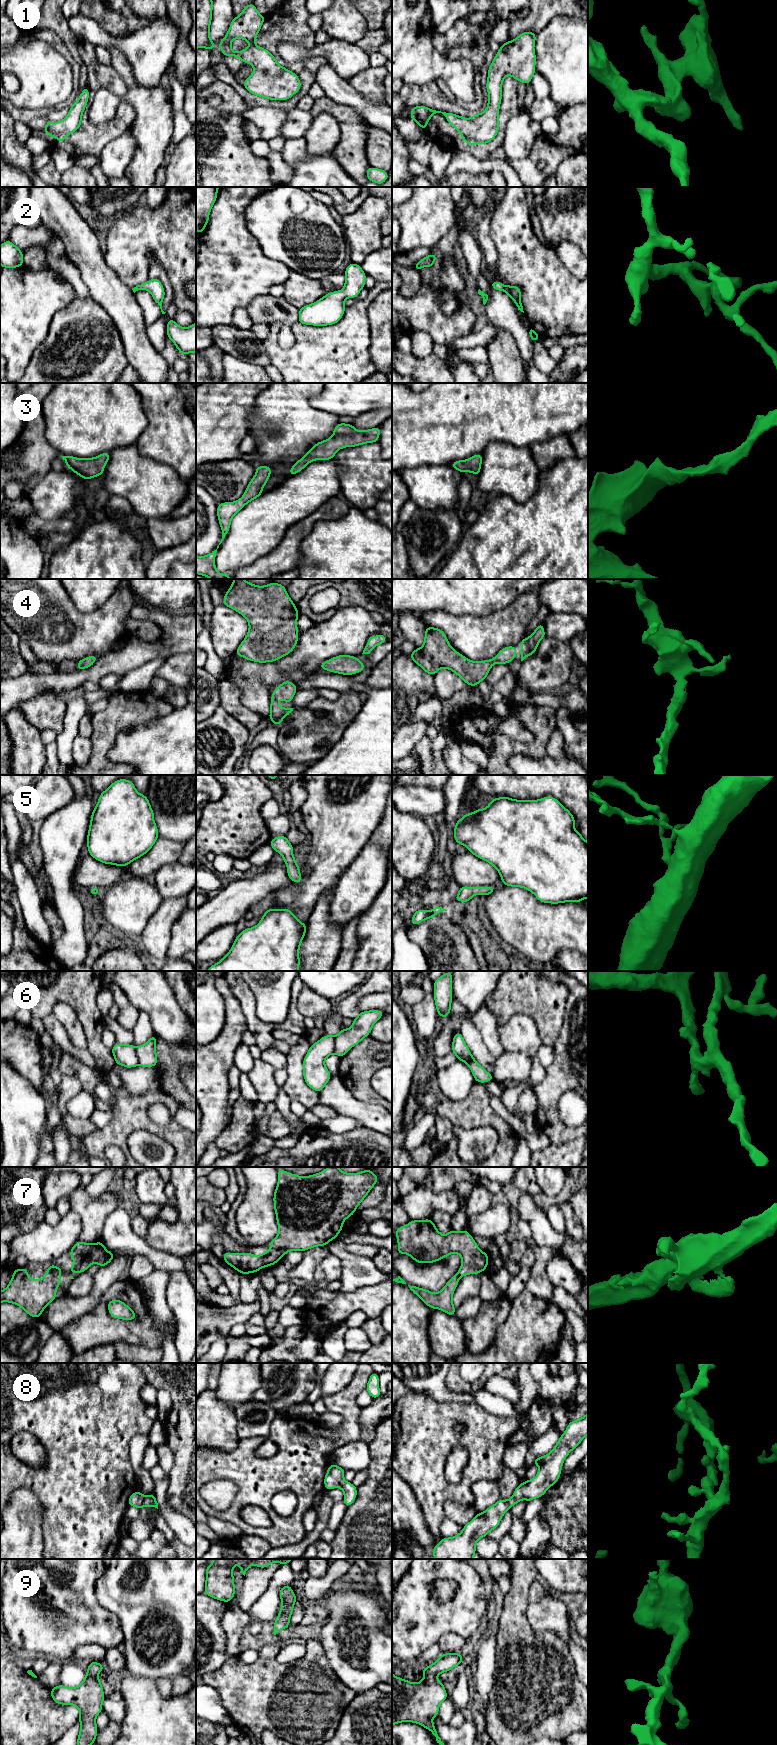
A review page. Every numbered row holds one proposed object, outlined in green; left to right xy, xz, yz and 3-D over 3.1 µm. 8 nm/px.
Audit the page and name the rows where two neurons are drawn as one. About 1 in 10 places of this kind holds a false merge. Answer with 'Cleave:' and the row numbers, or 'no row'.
Cleave: 6

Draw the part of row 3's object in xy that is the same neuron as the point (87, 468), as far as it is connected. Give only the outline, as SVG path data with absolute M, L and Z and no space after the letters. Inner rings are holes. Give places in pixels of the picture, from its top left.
M105 452L93 458L76 458L74 456L61 457L70 470L84 480L88 480L103 474L104 466L110 459L110 453Z

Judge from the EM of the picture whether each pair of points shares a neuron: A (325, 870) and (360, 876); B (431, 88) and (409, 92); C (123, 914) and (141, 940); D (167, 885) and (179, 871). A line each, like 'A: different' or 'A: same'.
A: different
B: same
C: different
D: same

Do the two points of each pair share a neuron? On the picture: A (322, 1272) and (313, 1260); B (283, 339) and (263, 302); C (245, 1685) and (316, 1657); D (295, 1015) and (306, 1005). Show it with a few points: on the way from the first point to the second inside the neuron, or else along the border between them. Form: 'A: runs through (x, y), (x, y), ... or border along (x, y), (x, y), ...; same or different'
A: border along (330, 1254), (316, 1267), (314, 1279); different
B: runs through (284, 330), (284, 323), (272, 311); same
C: runs through (263, 1685), (288, 1685), (298, 1675); same
D: border along (302, 988), (297, 999), (297, 1009), (305, 1017); different

